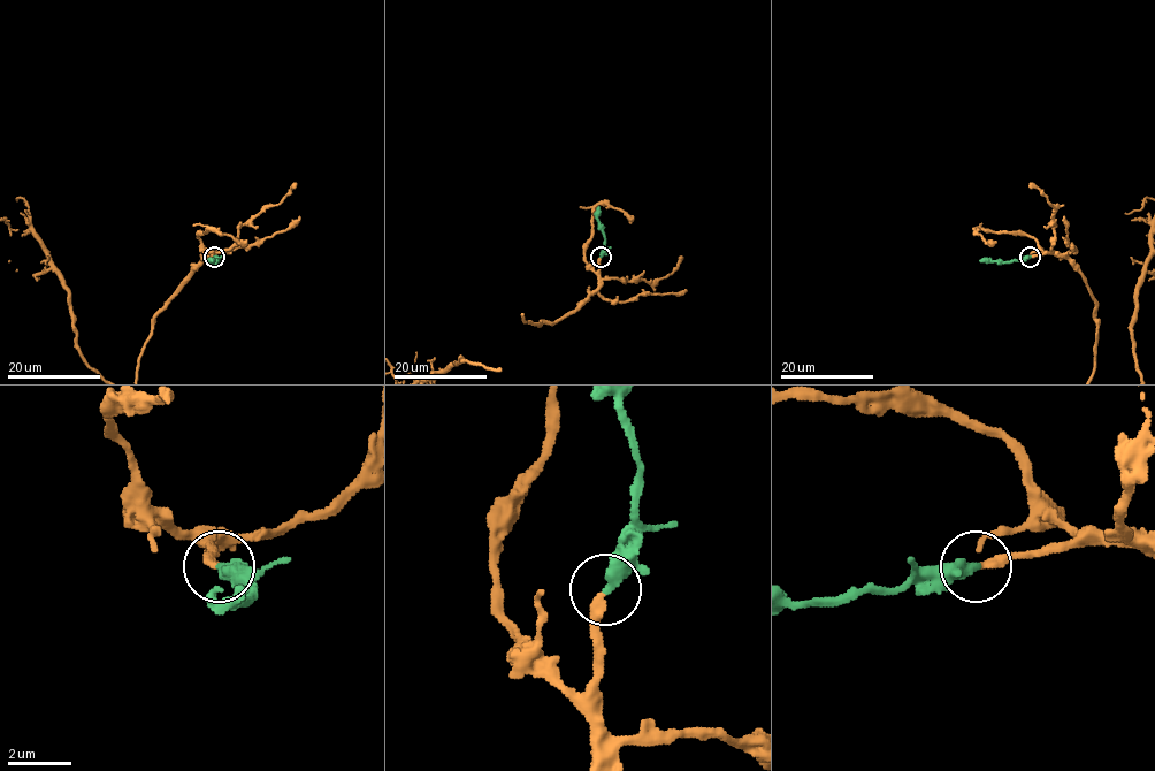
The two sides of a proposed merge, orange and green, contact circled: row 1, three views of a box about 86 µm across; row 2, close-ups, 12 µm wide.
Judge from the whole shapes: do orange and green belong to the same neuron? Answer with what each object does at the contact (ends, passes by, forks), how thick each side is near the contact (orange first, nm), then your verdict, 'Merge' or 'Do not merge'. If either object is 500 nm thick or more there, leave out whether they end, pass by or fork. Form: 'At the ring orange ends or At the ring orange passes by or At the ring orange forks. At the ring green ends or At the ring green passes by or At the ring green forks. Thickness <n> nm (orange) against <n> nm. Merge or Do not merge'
At the ring orange ends. At the ring green ends. Thickness 260 nm (orange) against 400 nm. Merge

